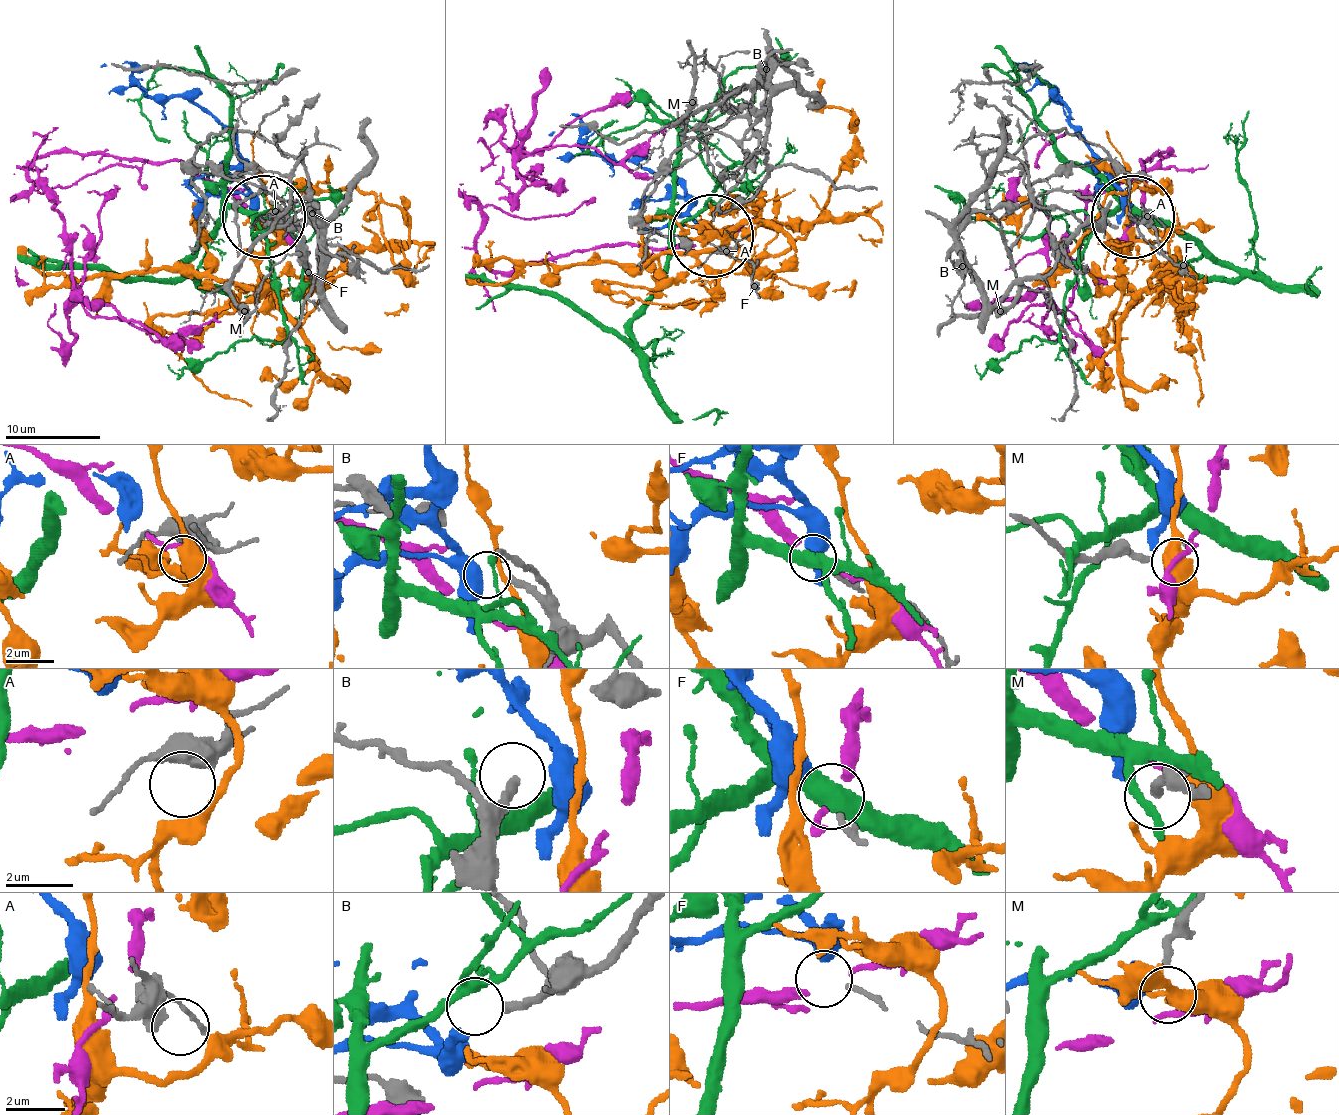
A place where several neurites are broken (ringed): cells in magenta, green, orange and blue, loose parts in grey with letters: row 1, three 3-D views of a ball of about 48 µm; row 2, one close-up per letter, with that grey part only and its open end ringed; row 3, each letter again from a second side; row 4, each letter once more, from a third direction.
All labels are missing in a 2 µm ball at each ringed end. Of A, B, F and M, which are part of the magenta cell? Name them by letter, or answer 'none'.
F

